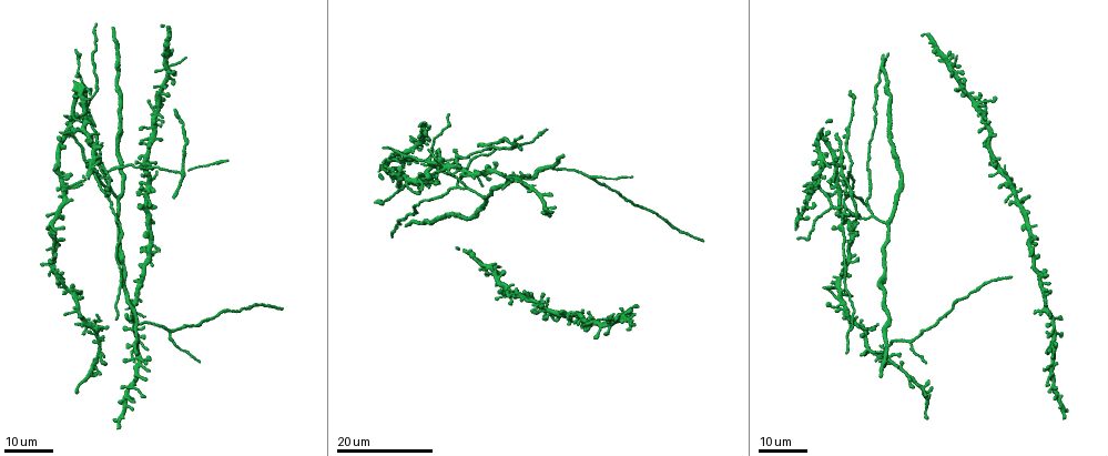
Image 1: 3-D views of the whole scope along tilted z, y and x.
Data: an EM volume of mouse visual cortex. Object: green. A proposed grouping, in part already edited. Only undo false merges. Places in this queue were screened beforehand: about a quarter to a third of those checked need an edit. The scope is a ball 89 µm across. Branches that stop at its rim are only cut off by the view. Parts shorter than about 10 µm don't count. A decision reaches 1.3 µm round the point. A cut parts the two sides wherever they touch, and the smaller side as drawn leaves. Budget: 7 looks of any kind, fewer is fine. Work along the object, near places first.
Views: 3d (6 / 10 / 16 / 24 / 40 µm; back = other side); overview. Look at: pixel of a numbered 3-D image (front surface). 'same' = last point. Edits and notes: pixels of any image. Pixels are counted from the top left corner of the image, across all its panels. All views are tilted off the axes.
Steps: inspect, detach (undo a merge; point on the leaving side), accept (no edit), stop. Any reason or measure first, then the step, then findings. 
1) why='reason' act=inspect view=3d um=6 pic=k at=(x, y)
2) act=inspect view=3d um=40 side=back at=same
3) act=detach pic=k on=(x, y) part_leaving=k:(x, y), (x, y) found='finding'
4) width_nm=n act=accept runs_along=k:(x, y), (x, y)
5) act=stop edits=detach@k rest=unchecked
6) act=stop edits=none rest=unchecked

why='branch point' act=inspect view=3d um=16 pic=1 at=(866, 205)

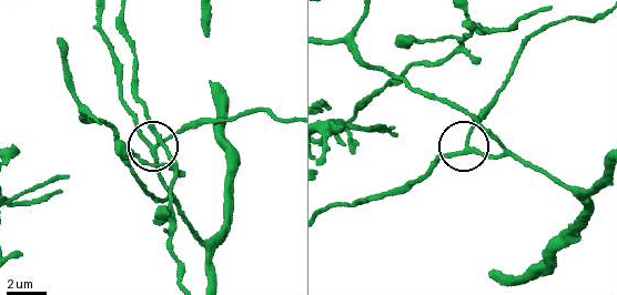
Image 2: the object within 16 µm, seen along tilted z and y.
act=inspect view=3d um=6 pic=2 at=(465, 146)

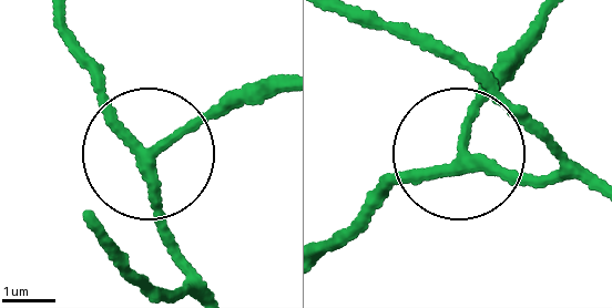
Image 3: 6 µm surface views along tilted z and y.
arms=3 act=accept runs_along=3:(197, 281), (157, 155), (248, 93) found='one neuron here'

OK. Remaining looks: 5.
why='three arms meet' act=inspect view=3d um=16 pic=1 at=(831, 207)

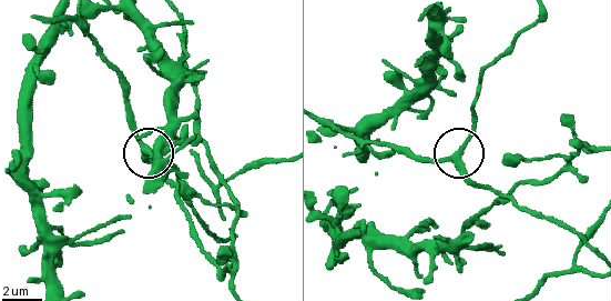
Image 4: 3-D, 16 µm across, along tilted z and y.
why='closer look' act=inspect view=3d um=10 pic=4 at=(142, 146)

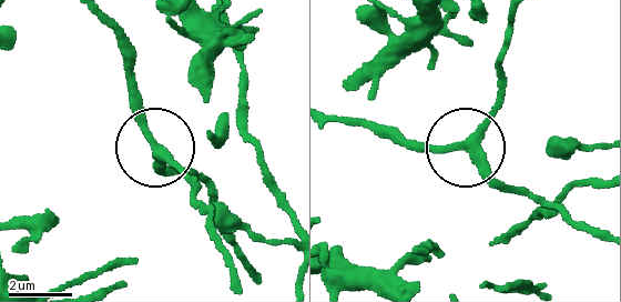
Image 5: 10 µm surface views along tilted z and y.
side_arm_um=13 act=accept runs_along=5:(599, 235), (507, 191), (470, 144), (505, 86) found='all the same neuron'

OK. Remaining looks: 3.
act=inspect view=3d um=16 pic=1 at=(842, 203)

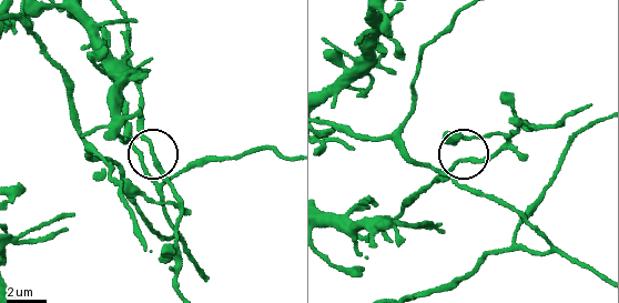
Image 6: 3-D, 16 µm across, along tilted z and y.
act=inspect view=3d um=6 pic=6 at=(156, 157)

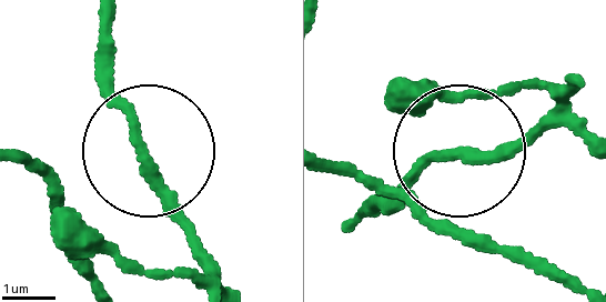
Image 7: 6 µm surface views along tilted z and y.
width_nm=150 act=accept runs_along=7:(86, 273), (61, 202), (141, 134), (97, 53) found='all the same neuron'

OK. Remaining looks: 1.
act=stop edits=none rest=unchecked

